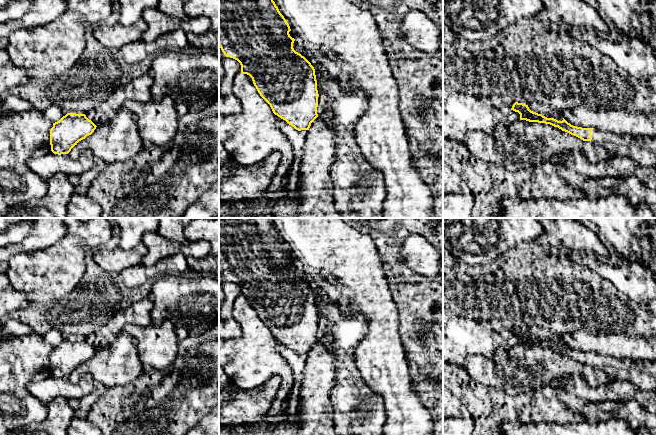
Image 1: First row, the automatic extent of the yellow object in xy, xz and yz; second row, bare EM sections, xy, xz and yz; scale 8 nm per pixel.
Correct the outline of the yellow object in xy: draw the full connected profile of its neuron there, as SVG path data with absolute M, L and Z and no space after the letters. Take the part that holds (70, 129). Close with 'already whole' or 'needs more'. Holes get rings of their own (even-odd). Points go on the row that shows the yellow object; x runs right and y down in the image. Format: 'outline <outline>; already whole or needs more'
outline M67 113L53 123L50 130L51 151L54 154L68 154L77 143L91 135L96 125L85 114Z; already whole

